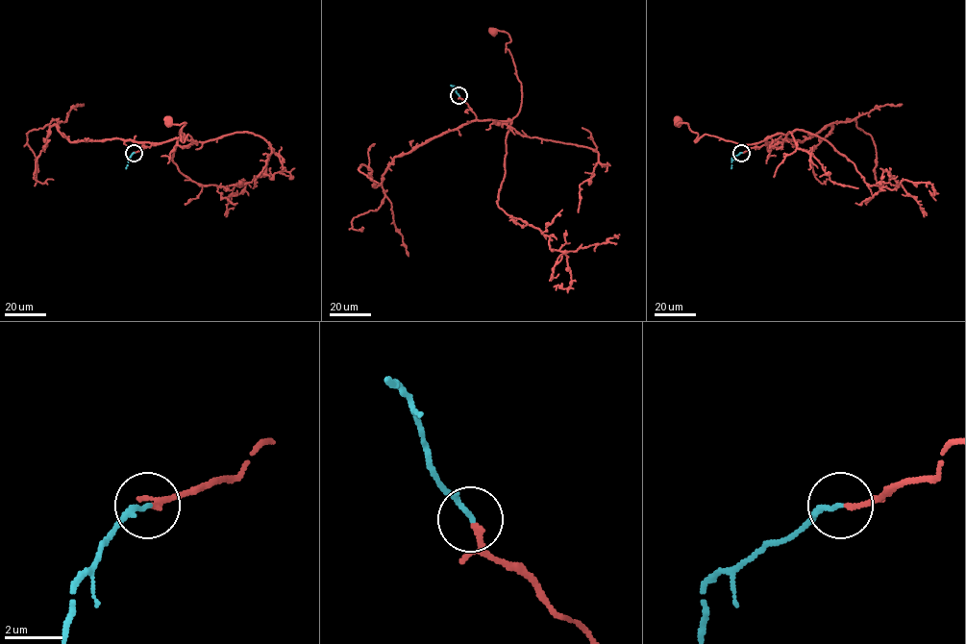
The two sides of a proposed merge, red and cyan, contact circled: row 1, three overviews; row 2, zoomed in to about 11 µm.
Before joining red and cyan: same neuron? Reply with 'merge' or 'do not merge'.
merge

